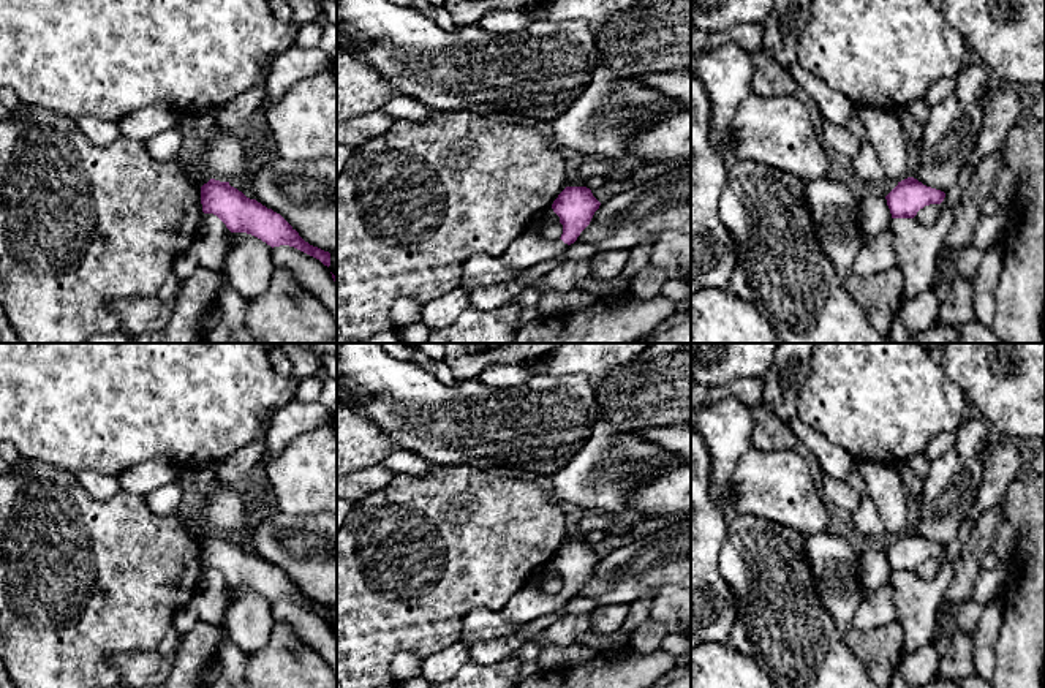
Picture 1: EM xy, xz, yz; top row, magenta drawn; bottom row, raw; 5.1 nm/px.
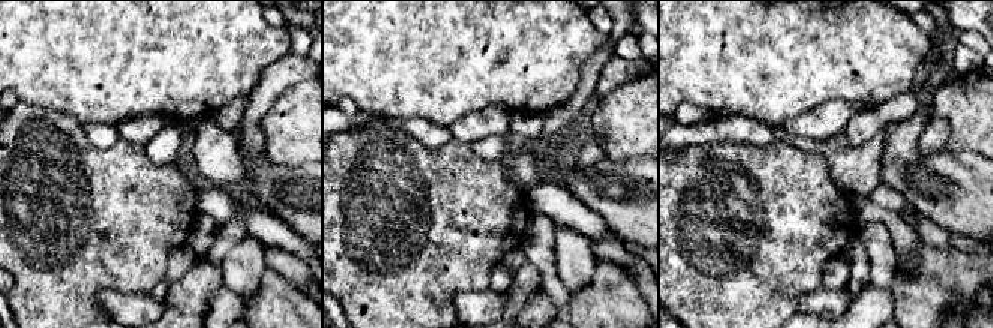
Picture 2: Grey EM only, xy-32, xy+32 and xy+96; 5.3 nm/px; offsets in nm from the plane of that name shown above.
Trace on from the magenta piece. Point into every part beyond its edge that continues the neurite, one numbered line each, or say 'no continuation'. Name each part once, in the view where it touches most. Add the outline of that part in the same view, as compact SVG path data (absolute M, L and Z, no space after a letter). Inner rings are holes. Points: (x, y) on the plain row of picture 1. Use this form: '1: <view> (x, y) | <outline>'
1: xz (530, 603) | M523 587L501 611L514 625L525 625L553 611L560 611L568 603L561 593L547 595L539 587Z

